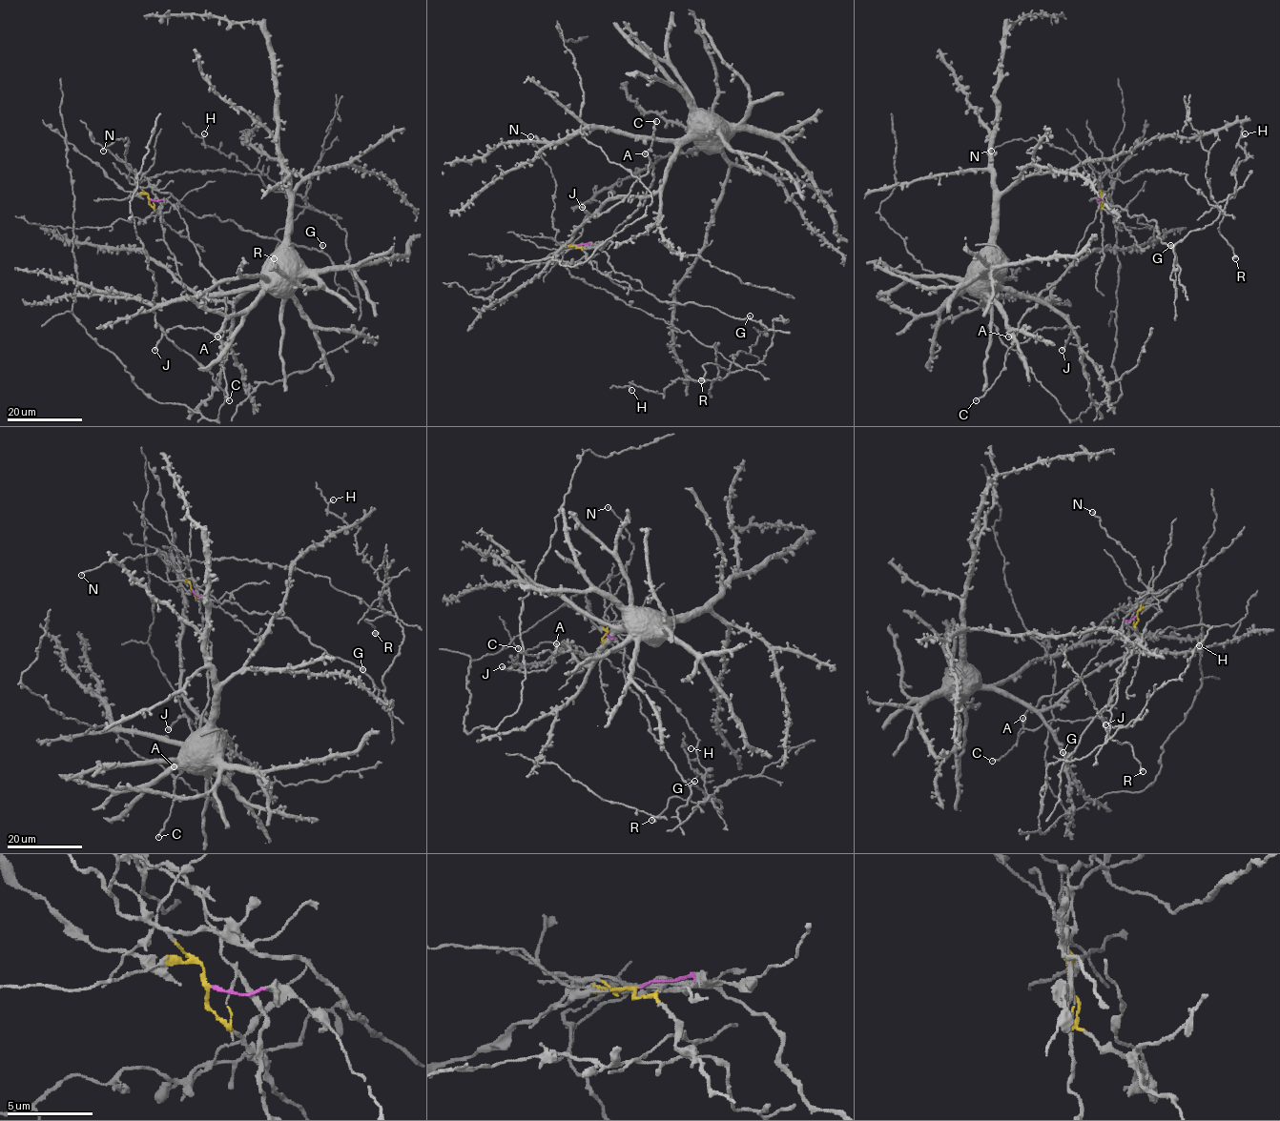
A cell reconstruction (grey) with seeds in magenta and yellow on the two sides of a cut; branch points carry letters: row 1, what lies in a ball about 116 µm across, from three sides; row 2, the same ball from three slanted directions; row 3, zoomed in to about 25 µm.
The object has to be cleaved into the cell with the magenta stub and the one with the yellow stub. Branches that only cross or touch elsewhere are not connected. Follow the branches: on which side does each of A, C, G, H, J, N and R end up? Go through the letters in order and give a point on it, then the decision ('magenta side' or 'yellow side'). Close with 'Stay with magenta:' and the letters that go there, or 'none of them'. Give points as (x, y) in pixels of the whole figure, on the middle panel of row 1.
A: (645, 153) | magenta side
C: (656, 121) | magenta side
G: (750, 315) | yellow side
H: (631, 390) | yellow side
J: (582, 207) | magenta side
N: (530, 136) | yellow side
R: (701, 380) | yellow side
Stay with magenta: A, C, J

